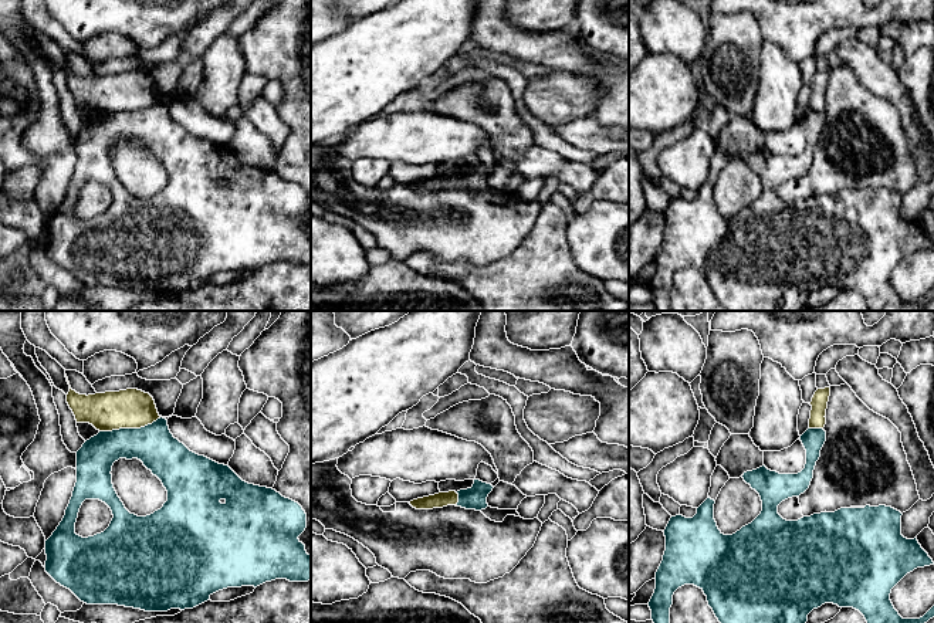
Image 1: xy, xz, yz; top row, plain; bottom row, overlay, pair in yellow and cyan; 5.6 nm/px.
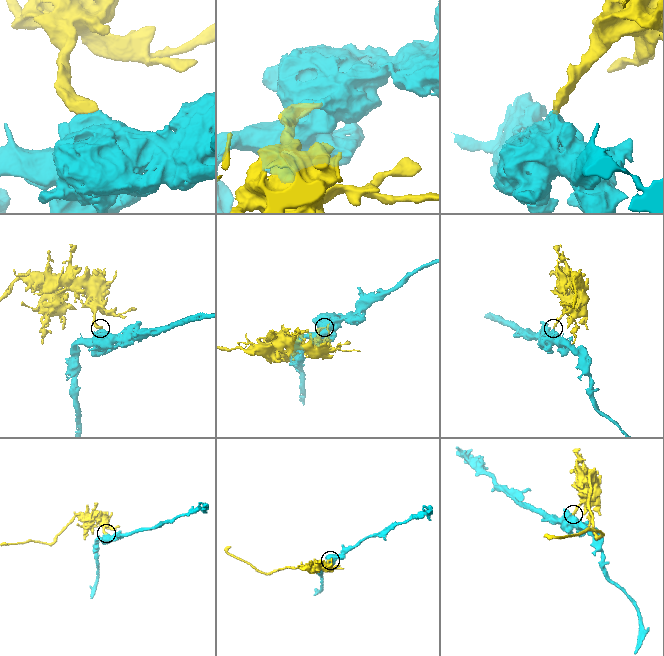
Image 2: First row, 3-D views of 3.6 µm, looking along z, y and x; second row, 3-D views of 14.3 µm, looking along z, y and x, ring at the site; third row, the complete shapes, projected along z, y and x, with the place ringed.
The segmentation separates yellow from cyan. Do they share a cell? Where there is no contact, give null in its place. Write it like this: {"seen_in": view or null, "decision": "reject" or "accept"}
{"seen_in": "xy", "decision": "reject"}

